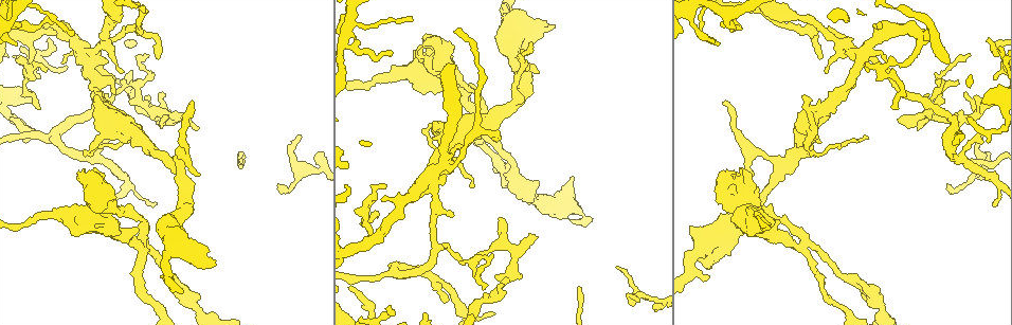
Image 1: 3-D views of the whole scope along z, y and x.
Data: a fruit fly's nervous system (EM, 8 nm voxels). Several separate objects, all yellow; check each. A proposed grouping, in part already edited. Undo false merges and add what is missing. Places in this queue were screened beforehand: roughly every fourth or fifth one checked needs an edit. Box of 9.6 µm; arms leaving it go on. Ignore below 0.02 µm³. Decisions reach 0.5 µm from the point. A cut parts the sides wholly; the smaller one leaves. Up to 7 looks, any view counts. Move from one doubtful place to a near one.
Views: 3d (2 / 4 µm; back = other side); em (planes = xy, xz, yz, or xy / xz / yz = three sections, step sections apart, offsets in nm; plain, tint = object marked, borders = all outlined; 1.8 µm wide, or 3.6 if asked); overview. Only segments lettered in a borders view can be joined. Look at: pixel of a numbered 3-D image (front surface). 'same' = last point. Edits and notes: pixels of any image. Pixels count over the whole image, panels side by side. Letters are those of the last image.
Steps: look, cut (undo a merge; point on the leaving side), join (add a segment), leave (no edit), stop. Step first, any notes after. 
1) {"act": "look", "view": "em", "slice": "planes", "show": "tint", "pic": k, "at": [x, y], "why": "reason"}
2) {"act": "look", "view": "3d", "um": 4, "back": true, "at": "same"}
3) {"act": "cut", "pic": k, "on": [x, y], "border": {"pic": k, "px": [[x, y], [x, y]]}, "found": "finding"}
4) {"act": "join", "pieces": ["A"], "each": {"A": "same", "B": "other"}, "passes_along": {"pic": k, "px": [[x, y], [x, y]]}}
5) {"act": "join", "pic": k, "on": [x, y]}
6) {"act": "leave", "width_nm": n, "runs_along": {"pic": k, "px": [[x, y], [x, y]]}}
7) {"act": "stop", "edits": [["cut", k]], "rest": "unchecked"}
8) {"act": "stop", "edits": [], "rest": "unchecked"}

{"act": "look", "view": "3d", "um": 2, "pic": 1, "at": [472, 261], "why": "arms part here"}

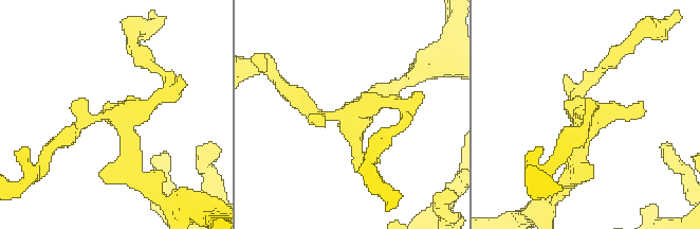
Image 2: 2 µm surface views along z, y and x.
{"act": "look", "view": "em", "slice": "xz", "step": 4, "show": "tint", "pic": 2, "at": [345, 119]}

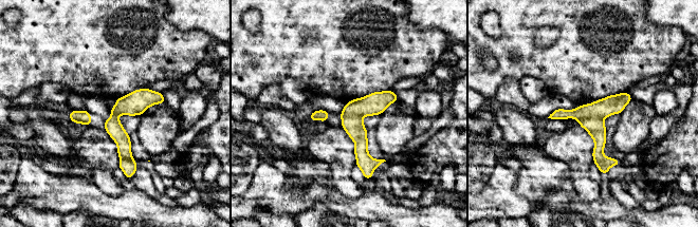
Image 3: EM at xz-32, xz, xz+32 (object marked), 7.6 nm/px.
{"act": "look", "view": "em", "slice": "xz", "step": 4, "show": "borders", "at": "same"}

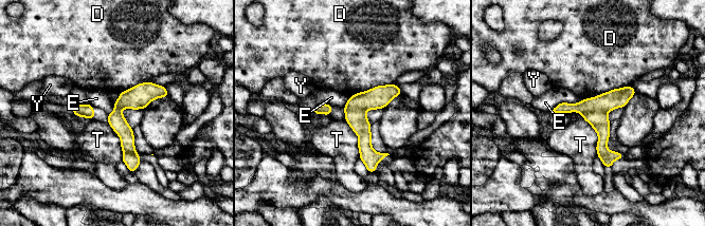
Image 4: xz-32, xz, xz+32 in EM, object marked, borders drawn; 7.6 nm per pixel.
{"act": "cut", "pic": 4, "on": [615, 98], "each": {"D": "other", "E": "other", "T": "other", "Y": "other"}, "part_leaving": {"pic": 4, "px": [[632, 92], [608, 101], [557, 110]]}, "found": "a second neuron is stuck on"}

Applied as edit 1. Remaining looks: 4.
{"act": "look", "view": "3d", "um": 2, "pic": 1, "at": [899, 120], "why": "free end"}

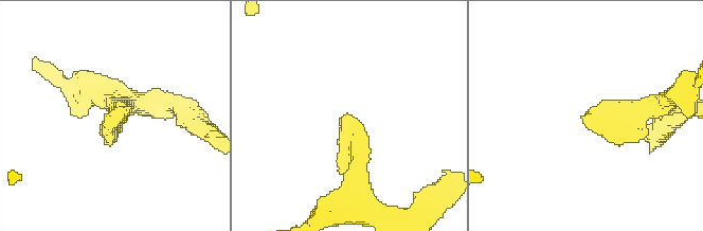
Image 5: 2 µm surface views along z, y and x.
{"act": "look", "view": "em", "um": 3.6, "slice": "planes", "show": "plain", "pic": 5, "at": [105, 121]}

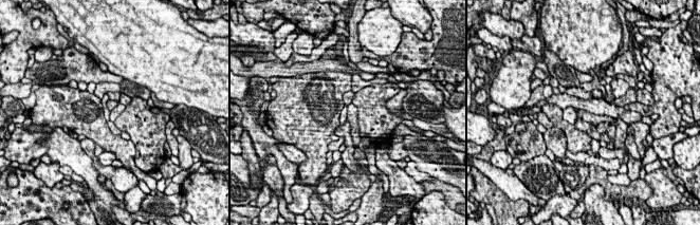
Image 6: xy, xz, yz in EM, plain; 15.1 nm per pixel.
{"act": "look", "view": "em", "um": 3.6, "slice": "planes", "show": "borders", "at": "same", "why": "see the neighbours"}

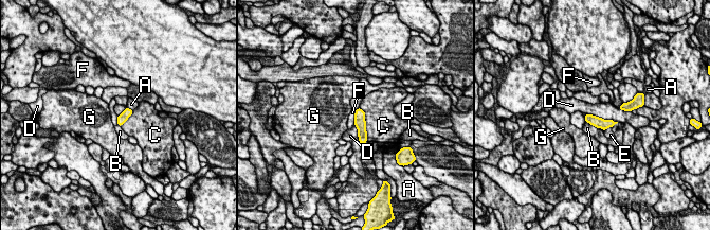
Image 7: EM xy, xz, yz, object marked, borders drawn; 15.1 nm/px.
{"act": "leave", "each": {"A": "other", "B": "other", "C": "other", "D": "other", "E": "other", "F": "other", "G": "other"}, "border": {"pic": 7, "px": [[356, 110], [353, 124]]}, "found": "no lettered segment goes on from it"}

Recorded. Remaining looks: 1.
{"act": "look", "view": "em", "slice": "planes", "show": "borders", "pic": 1, "at": [881, 311], "why": "sudden change in width"}

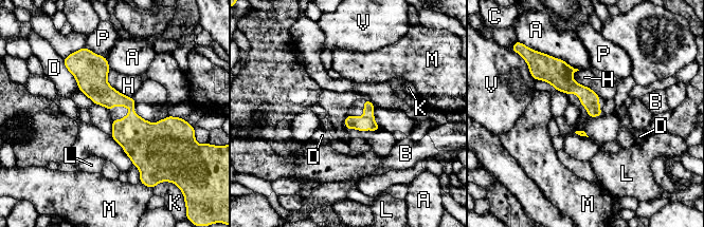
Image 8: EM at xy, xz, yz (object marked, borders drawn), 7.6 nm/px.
{"act": "leave", "longest_contact_nm": ["A", 300], "each": {"A": "other", "B": "other", "C": "other", "D": "other", "H": "other", "K": "other", "L": "other", "M": "other", "P": "other", "V": "other"}, "border": {"pic": 8, "px": [[572, 73], [577, 82], [599, 96]]}, "found": "all the same neuron"}

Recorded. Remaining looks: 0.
{"act": "stop", "edits": [["cut", 4]], "rest": "unchecked"}

